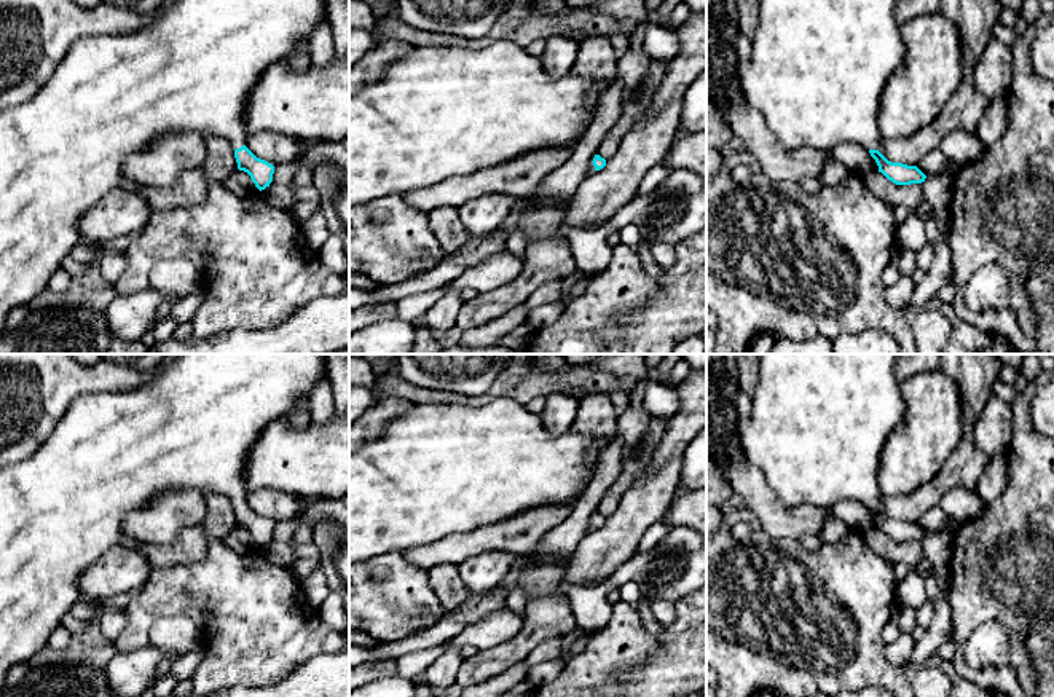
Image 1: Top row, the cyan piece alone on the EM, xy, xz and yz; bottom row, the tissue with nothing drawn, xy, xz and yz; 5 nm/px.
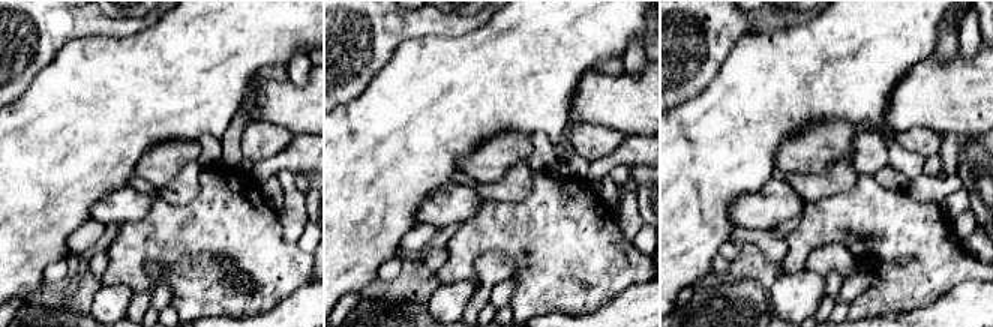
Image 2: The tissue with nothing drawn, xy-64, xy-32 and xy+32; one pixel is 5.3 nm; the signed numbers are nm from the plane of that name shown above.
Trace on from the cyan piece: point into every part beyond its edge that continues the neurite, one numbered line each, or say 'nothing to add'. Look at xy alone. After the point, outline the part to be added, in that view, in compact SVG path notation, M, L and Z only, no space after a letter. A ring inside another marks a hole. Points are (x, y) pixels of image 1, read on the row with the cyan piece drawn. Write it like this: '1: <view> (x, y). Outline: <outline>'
1: xy (61, 152). Outline: M177 0L156 16L153 24L142 29L129 33L81 37L73 41L51 78L32 99L24 105L11 107L0 113L0 333L13 308L29 306L35 297L48 289L53 273L61 270L61 262L83 239L78 231L80 217L112 190L120 188L120 183L124 180L123 164L129 155L144 152L163 134L182 131L196 131L204 139L212 136L223 137L234 150L246 145L244 107L250 89L269 65L287 62L298 45L309 45L313 32L327 16L327 0Z

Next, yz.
1: yz (817, 69). Outline: M759 0L749 64L738 69L738 81L748 104L789 150L831 150L845 142L880 150L877 118L882 91L904 57L896 0Z

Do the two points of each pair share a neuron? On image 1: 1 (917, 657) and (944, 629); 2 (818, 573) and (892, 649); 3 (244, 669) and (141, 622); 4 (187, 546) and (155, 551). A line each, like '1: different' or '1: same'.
1: same
2: different
3: same
4: same

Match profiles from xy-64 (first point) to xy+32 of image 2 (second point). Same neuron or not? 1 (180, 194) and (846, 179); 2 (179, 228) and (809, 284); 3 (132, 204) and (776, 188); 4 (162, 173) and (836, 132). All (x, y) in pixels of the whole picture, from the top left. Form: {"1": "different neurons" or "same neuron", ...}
{"1": "same neuron", "2": "different neurons", "3": "same neuron", "4": "same neuron"}

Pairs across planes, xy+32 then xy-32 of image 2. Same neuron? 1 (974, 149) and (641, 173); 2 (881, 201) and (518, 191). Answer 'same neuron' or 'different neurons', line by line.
1: same neuron
2: different neurons

